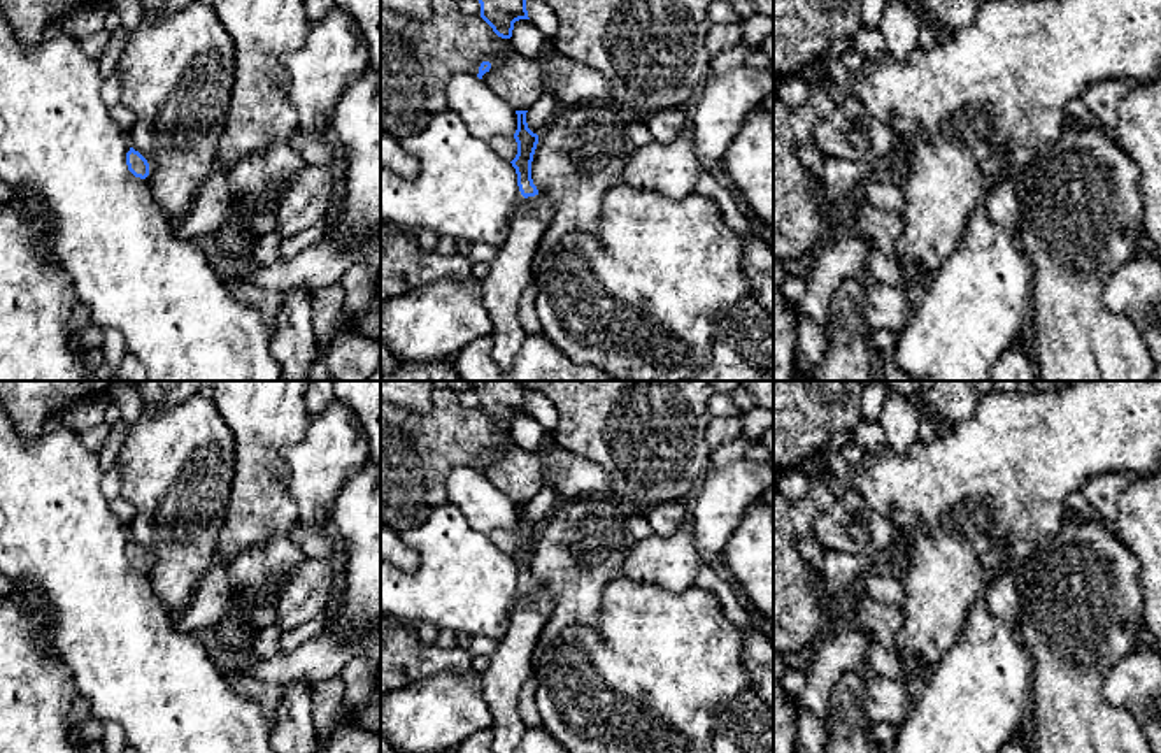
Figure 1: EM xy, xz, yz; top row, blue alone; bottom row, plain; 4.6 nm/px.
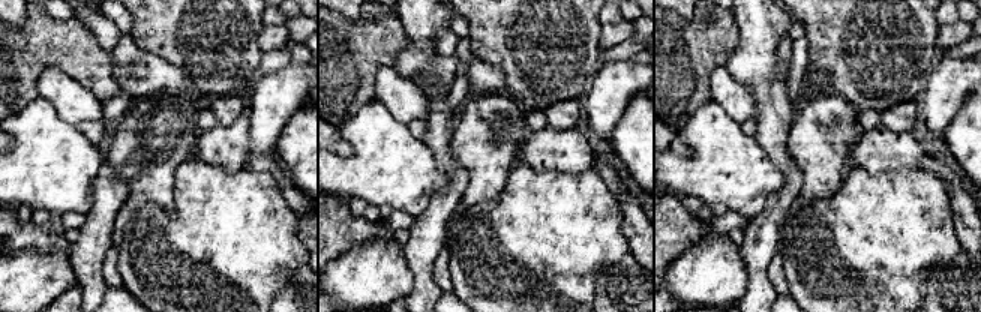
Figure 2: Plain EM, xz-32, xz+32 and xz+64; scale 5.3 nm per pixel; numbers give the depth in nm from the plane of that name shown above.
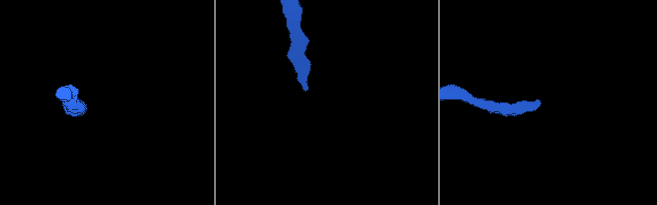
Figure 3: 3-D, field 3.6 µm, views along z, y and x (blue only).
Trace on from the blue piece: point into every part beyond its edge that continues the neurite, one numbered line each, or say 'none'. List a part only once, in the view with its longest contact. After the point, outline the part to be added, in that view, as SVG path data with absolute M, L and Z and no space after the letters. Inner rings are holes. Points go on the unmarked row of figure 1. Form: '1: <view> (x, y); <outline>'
1: xz (512, 662); M545 588L523 592L512 611L509 632L498 641L498 648L489 655L489 667L481 674L484 699L493 714L493 753L514 753L528 730L519 716L519 693L533 676L537 644L552 611L554 597Z

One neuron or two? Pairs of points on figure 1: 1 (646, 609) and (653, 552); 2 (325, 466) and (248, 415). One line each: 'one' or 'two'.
1: two
2: two

